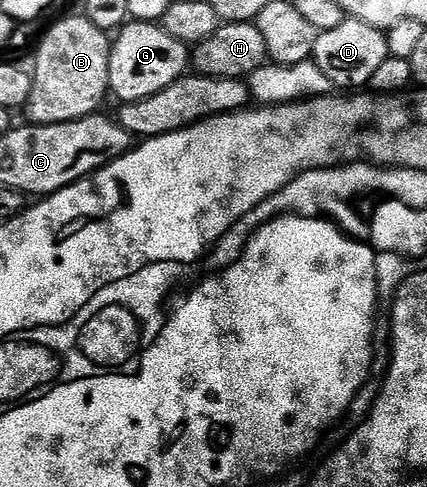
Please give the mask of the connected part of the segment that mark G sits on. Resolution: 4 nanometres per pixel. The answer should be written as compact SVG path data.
M133 21L115 35L111 47L108 84L111 93L117 94L121 103L137 102L154 96L154 92L162 92L185 77L190 66L189 47L174 40L174 36L167 34L160 24Z

